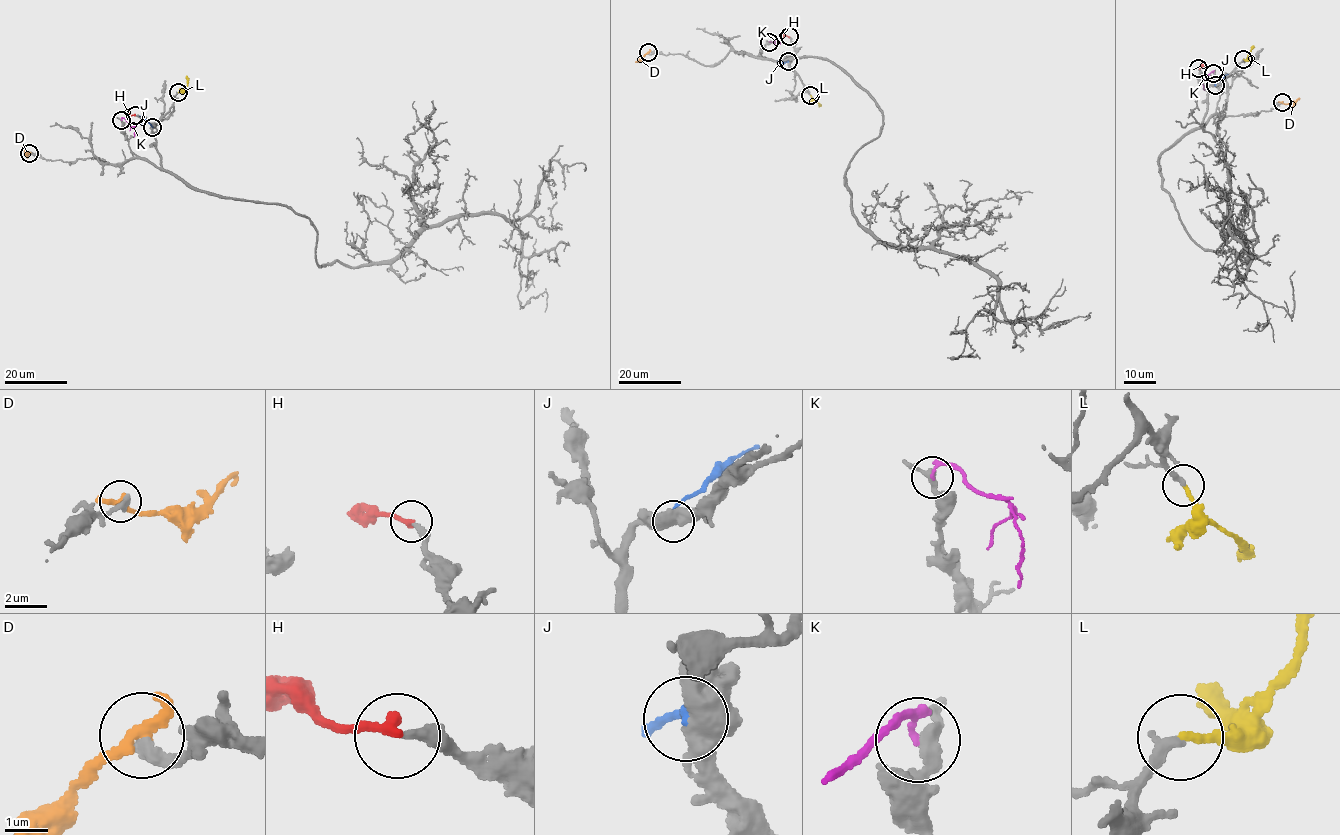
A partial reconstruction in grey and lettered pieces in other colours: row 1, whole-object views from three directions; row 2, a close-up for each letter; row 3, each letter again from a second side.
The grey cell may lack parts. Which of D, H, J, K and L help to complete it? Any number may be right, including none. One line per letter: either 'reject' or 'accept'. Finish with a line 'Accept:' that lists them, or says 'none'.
D: reject
H: accept
J: reject
K: reject
L: accept
Accept: H, L

